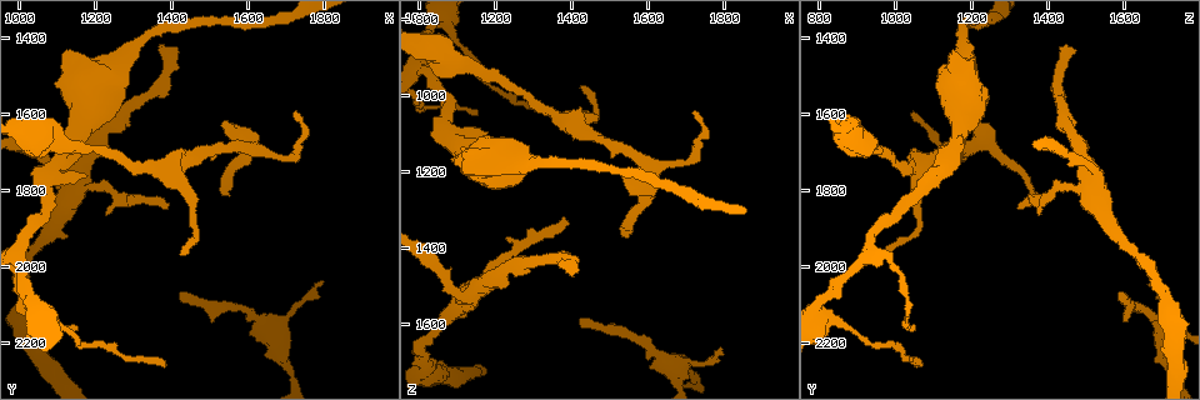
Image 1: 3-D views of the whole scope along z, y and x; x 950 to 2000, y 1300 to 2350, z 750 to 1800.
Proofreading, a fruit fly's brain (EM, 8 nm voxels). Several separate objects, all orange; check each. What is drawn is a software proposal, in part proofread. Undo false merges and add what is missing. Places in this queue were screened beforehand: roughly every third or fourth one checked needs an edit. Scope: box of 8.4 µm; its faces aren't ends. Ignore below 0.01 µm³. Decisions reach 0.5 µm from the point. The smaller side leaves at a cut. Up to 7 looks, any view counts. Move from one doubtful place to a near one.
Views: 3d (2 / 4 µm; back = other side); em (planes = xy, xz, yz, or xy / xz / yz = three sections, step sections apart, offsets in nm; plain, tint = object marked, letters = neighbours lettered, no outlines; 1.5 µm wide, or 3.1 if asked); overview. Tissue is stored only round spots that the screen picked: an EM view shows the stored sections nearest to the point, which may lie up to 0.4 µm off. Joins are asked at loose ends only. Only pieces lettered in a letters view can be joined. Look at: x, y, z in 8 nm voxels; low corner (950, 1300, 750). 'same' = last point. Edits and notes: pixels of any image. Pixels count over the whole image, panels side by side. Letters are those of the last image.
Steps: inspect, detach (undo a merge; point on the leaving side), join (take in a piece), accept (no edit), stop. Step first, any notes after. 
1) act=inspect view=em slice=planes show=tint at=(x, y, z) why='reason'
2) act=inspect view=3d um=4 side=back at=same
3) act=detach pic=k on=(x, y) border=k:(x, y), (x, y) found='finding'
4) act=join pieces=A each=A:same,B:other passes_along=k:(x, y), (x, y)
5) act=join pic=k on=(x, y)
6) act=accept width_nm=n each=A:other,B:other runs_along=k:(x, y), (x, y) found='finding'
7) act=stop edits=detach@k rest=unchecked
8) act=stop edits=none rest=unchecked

act=inspect view=em slice=planes show=letters at=(1135, 1800, 1535) why='four or more arms meet'

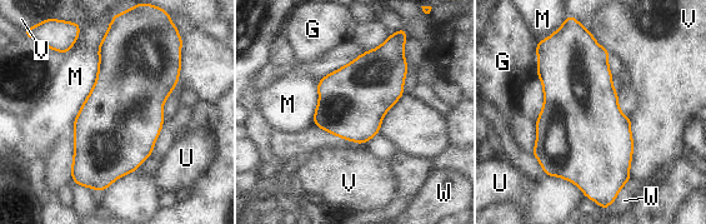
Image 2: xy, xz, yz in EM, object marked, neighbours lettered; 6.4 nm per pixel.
act=accept each=G:other,M:other,U:other,V:other,W:other found='all the same neuron'

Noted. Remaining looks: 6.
act=inspect view=em slice=planes show=letters at=(1180, 1760, 1095) why='branch stops here'

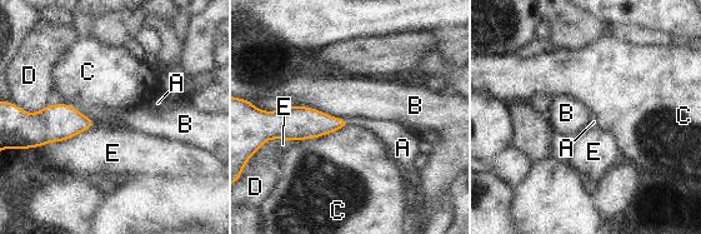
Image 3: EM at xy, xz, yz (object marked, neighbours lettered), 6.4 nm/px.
act=join pieces=A each=A:same,B:other,C:other,D:other,E:other passes_along=3:(310, 123), (349, 123), (386, 132) found='the neuron continues'

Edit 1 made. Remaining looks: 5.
act=inspect view=overview

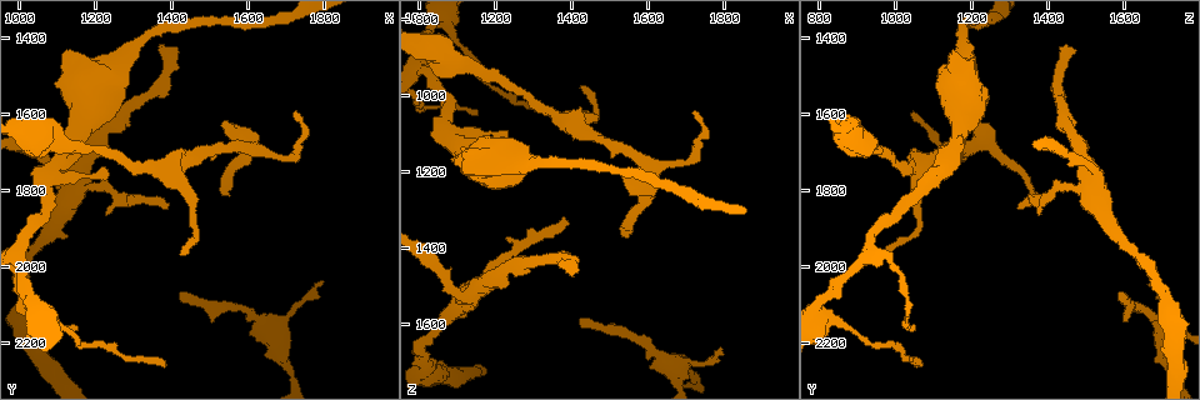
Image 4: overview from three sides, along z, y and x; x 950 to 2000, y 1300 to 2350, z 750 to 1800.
act=inspect view=3d um=4 at=(1545, 1810, 1375) why='free end'

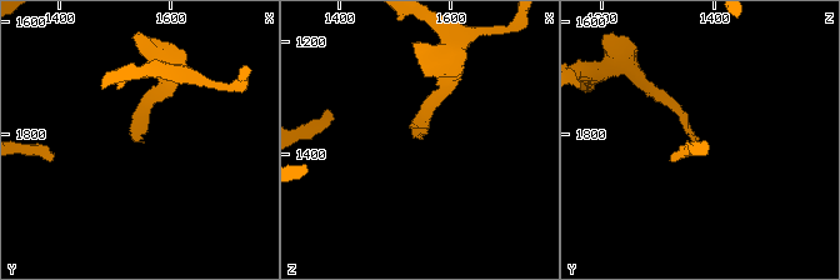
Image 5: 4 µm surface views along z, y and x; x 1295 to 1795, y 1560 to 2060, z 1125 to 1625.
act=inspect view=em slice=xy step=4 show=tint at=(1545, 1815, 1370) why='now the EM'

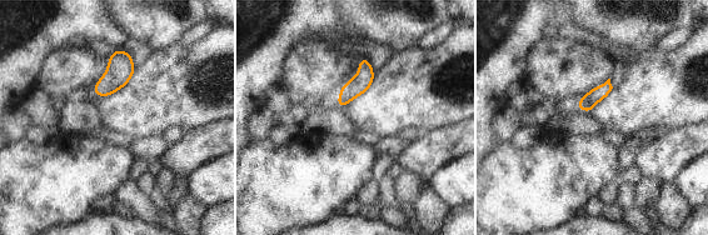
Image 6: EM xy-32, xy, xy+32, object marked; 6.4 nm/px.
act=inspect view=em slice=planes show=letters at=same why='cut it another way'

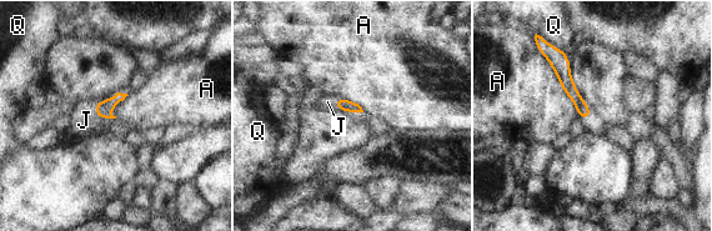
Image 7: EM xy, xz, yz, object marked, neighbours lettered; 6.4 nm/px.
act=join pieces=J each=A:other,J:same,Q:other passes_along=7:(349, 106), (335, 101), (327, 101) found='the neuron continues'

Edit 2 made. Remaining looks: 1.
act=stop edits=join@3,join@7 rest=unchecked

